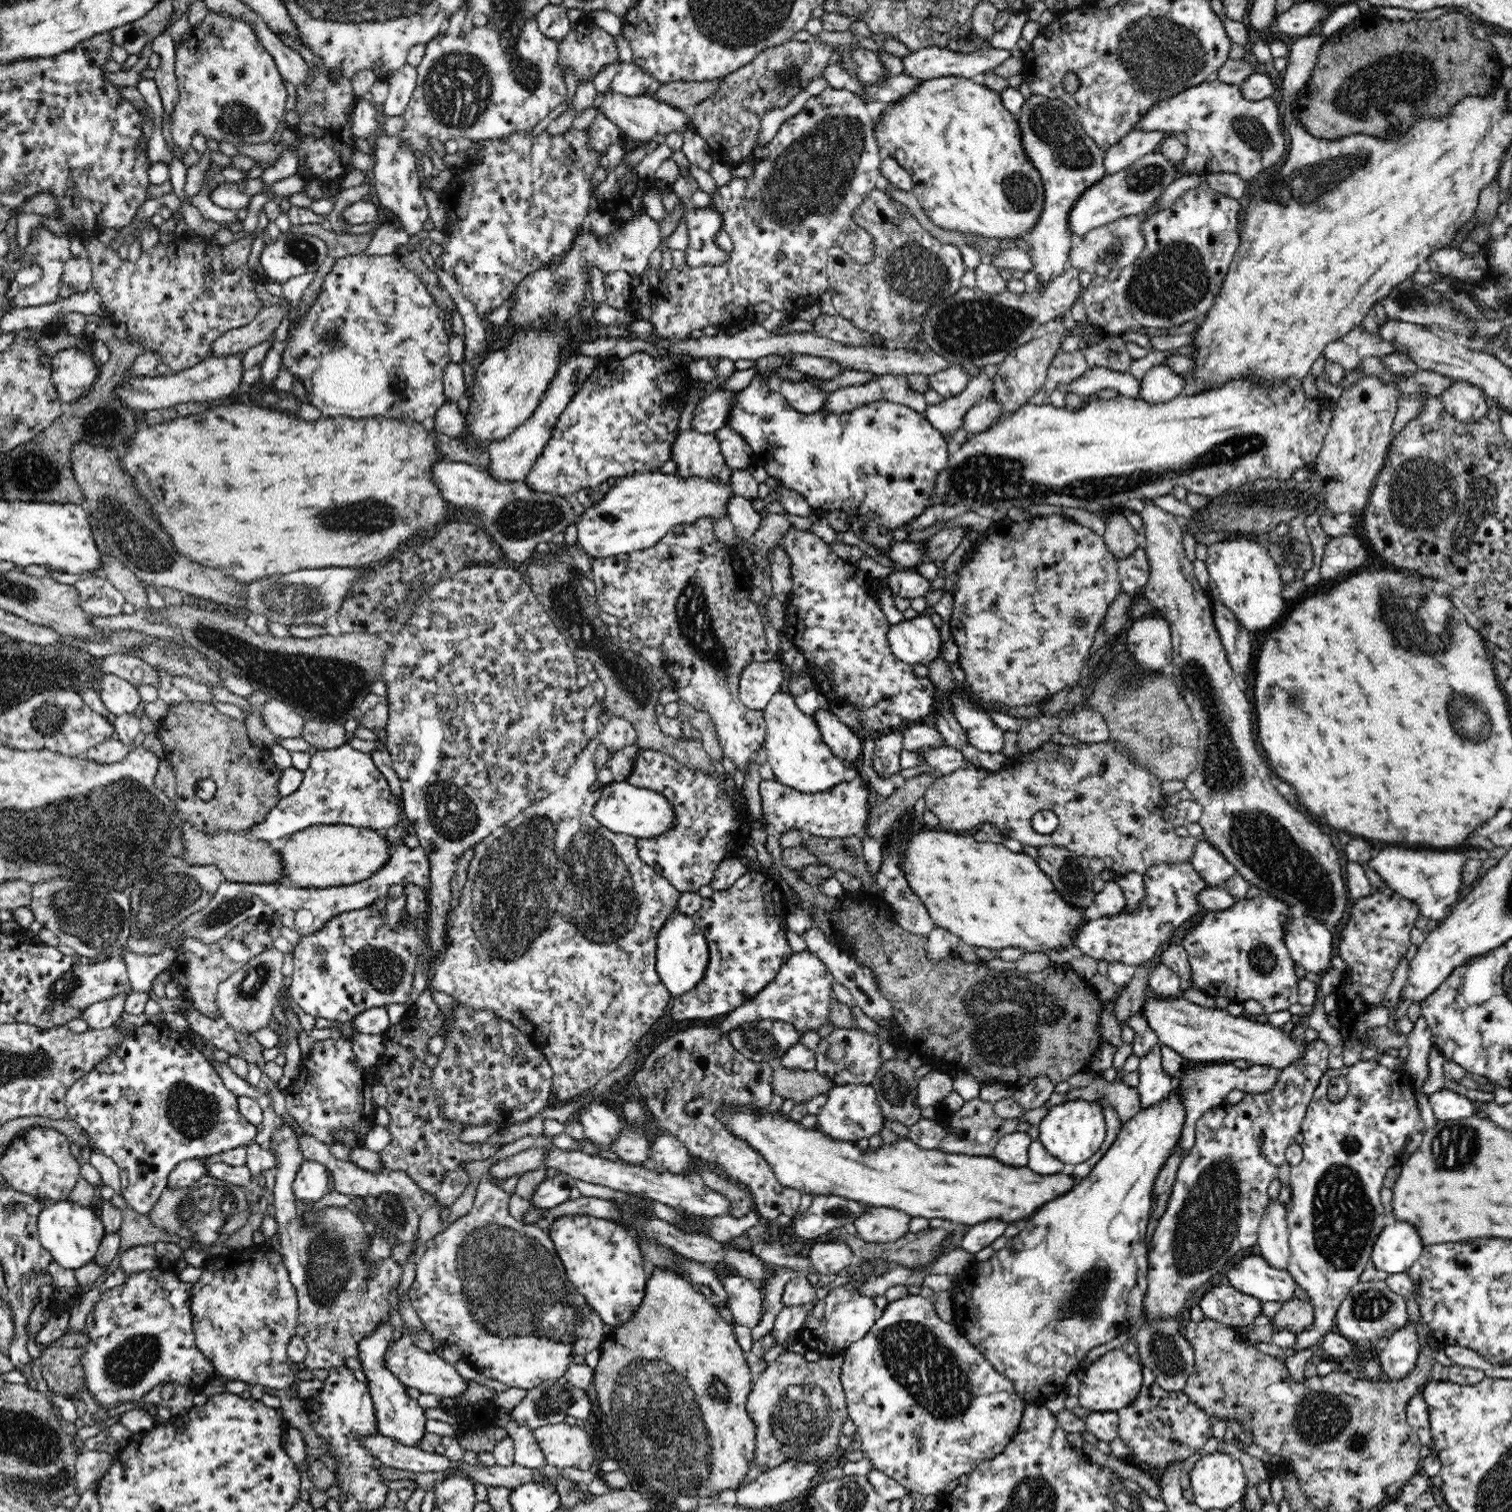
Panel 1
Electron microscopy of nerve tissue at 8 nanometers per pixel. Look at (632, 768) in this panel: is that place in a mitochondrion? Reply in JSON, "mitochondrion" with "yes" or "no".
{"mitochondrion":"no"}

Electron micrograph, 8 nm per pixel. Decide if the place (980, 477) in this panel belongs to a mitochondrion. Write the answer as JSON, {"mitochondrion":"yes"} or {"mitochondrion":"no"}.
{"mitochondrion":"yes"}

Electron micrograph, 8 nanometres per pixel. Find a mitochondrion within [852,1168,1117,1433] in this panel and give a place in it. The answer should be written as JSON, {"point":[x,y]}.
{"point":[915,1355]}

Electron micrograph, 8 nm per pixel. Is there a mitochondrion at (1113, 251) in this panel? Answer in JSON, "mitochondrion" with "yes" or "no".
{"mitochondrion":"yes"}

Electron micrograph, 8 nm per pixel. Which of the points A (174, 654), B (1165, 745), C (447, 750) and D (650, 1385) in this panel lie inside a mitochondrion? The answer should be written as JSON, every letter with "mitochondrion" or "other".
{"A":"mitochondrion","B":"mitochondrion","C":"other","D":"mitochondrion"}

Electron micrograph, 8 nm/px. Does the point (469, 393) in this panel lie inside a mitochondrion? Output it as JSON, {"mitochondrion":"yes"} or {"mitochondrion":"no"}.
{"mitochondrion":"no"}

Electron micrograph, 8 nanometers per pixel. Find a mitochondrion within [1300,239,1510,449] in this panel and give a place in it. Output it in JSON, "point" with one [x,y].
{"point":[1411,298]}

